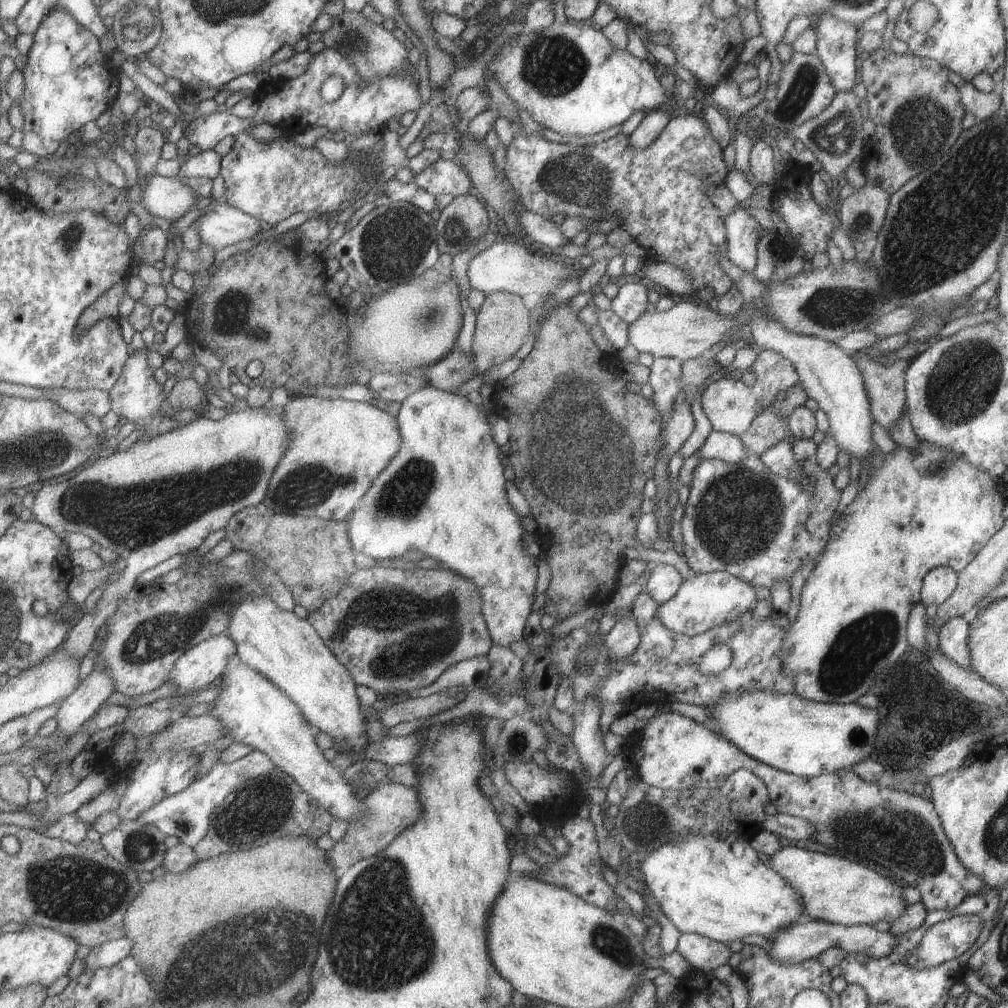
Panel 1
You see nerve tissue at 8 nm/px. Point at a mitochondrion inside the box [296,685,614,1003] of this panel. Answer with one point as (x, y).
(383, 940)

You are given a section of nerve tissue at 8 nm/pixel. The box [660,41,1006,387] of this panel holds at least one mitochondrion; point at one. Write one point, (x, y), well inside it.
(923, 126)

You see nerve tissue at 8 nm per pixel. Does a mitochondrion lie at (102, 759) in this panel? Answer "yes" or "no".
no

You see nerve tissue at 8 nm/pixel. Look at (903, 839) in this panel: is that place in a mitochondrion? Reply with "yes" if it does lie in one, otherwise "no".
yes

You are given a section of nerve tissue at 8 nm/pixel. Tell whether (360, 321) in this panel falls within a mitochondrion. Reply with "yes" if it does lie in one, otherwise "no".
no

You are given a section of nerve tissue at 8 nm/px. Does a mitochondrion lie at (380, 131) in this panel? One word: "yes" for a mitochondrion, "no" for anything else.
no

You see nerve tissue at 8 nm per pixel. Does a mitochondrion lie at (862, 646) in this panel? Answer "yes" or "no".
yes

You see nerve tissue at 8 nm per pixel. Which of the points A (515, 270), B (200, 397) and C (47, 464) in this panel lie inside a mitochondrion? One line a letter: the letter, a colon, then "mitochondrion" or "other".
A: other
B: other
C: mitochondrion

